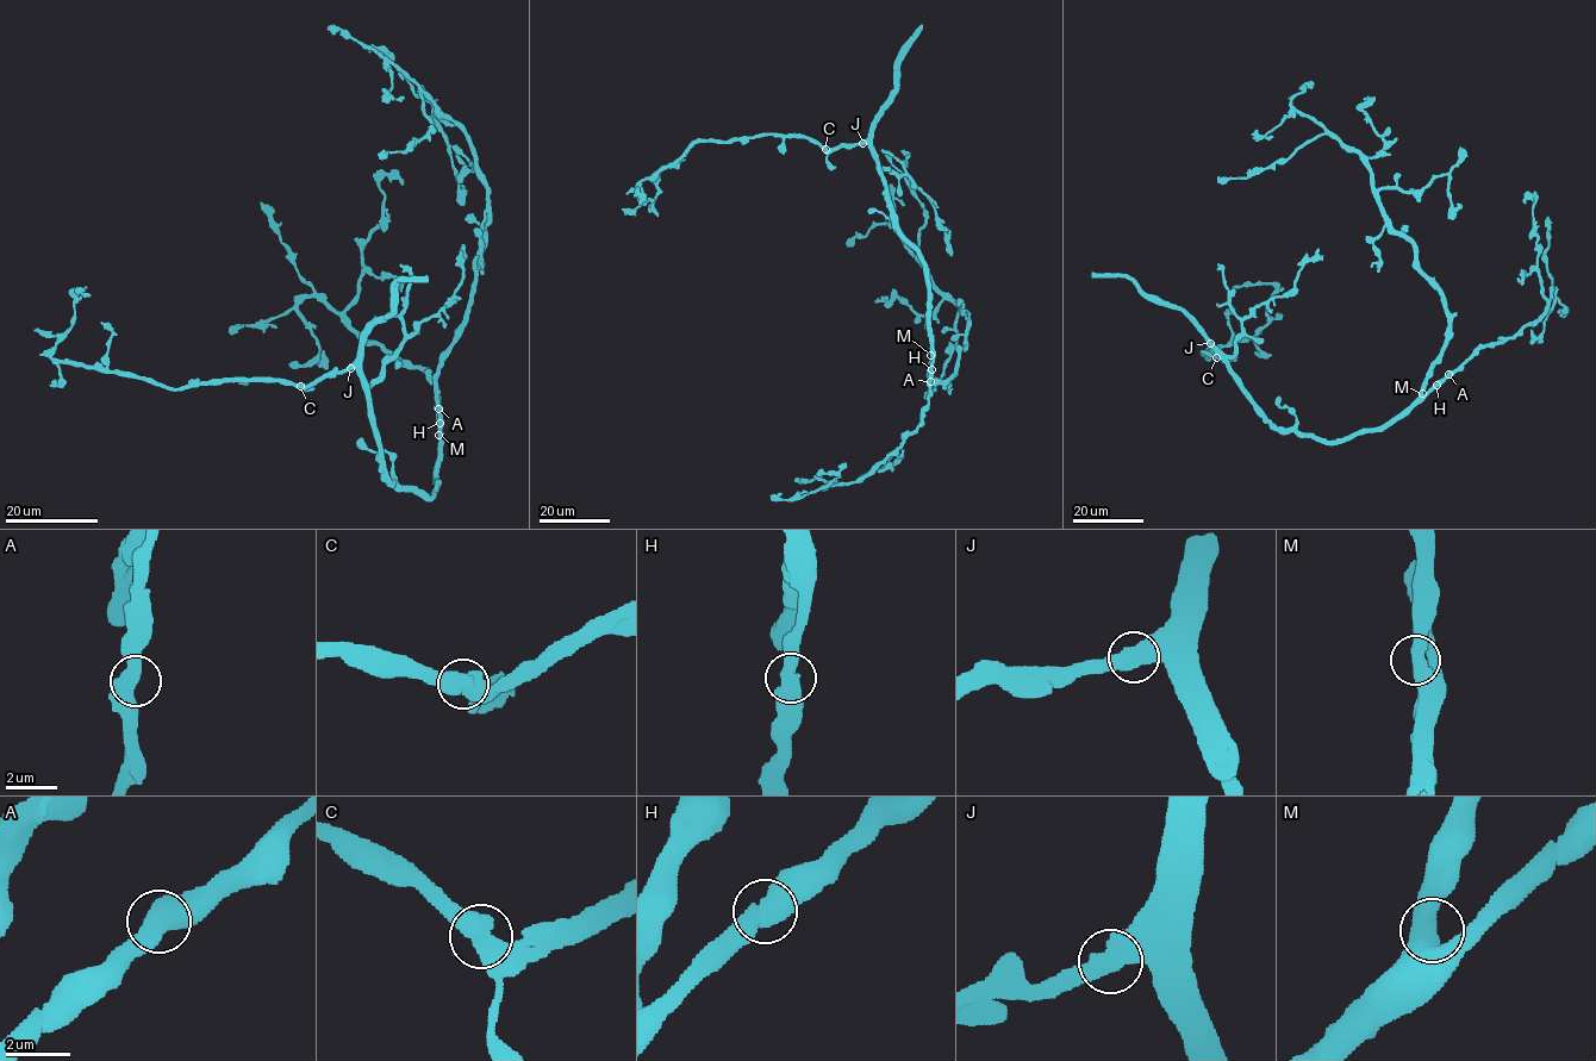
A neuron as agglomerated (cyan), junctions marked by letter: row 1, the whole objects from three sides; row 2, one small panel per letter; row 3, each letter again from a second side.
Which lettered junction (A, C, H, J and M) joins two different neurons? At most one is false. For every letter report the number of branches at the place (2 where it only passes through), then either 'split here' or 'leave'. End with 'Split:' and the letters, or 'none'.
A: branches 2; leave
C: branches 2; leave
H: branches 2; leave
J: branches 2; leave
M: branches 2; leave
Split: none

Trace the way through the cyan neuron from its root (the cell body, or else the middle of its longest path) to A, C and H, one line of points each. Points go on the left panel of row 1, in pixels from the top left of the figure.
A: (435, 492), (441, 437), (438, 409)
C: (435, 492), (422, 497), (393, 484), (386, 473), (368, 386), (354, 368), (329, 372), (305, 387), (300, 386)
H: (435, 492), (440, 423)

